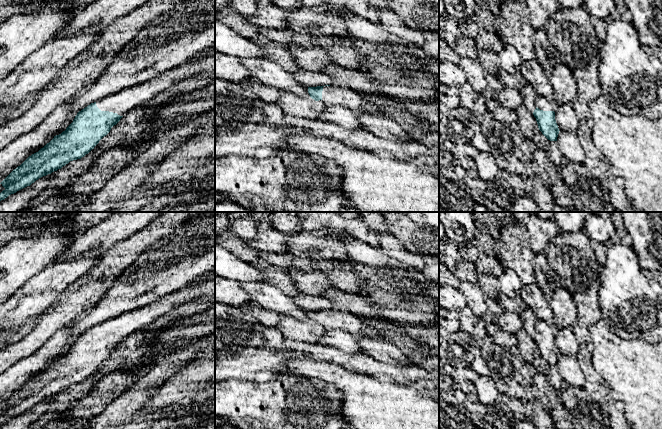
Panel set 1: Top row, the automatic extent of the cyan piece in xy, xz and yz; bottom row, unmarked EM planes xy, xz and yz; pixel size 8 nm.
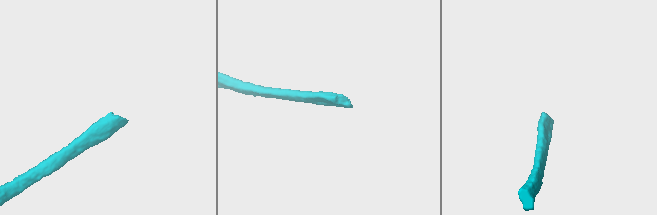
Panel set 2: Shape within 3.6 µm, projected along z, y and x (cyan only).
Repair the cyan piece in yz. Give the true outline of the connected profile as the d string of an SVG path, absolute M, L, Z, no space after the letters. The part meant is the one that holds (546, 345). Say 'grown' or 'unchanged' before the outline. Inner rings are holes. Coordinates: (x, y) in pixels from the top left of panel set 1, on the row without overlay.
grown; M538 320L535 328L536 333L533 339L536 342L539 354L548 364L557 365L560 355L555 344L557 327Z

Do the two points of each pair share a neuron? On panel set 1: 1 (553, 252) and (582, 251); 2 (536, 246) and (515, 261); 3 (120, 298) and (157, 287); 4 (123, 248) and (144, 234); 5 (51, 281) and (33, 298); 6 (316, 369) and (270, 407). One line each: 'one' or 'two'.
1: one
2: two
3: one
4: one
5: one
6: two

